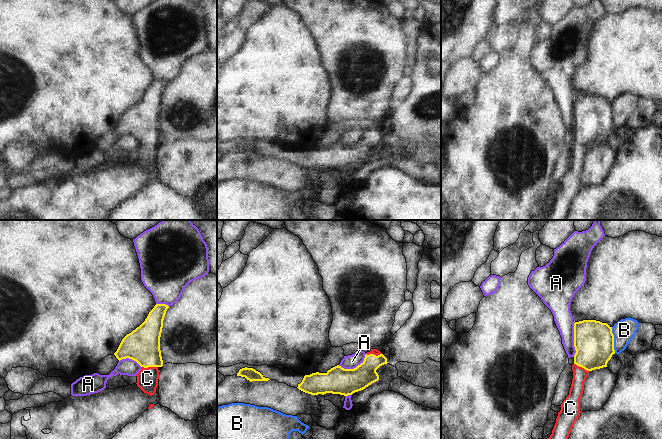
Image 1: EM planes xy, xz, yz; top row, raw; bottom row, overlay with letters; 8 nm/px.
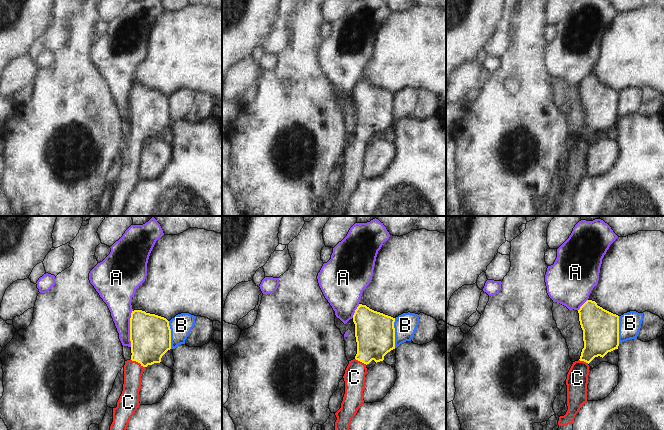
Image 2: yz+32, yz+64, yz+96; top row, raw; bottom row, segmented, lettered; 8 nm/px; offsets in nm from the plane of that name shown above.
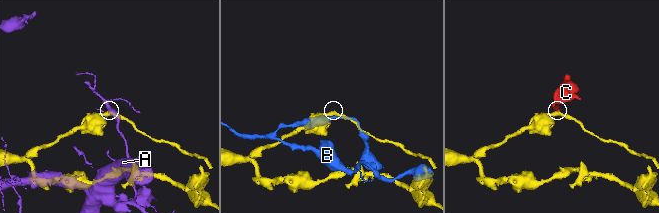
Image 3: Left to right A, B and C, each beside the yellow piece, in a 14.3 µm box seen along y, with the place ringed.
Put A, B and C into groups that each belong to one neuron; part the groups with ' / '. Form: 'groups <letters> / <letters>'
groups A / B / C

